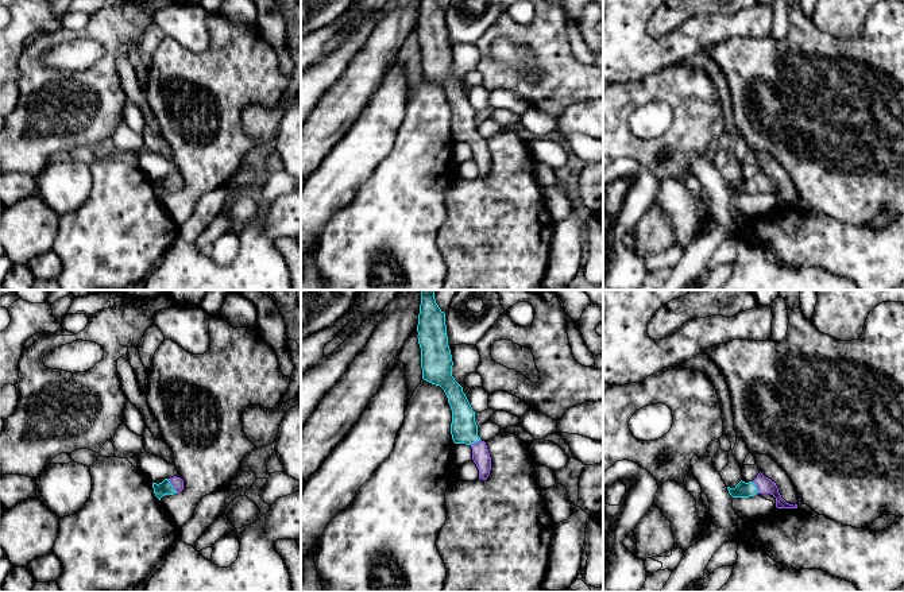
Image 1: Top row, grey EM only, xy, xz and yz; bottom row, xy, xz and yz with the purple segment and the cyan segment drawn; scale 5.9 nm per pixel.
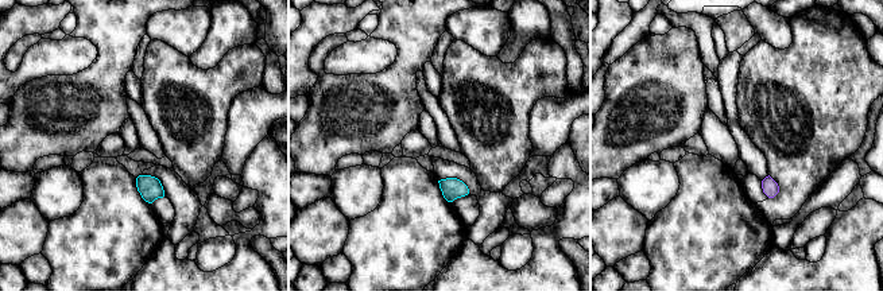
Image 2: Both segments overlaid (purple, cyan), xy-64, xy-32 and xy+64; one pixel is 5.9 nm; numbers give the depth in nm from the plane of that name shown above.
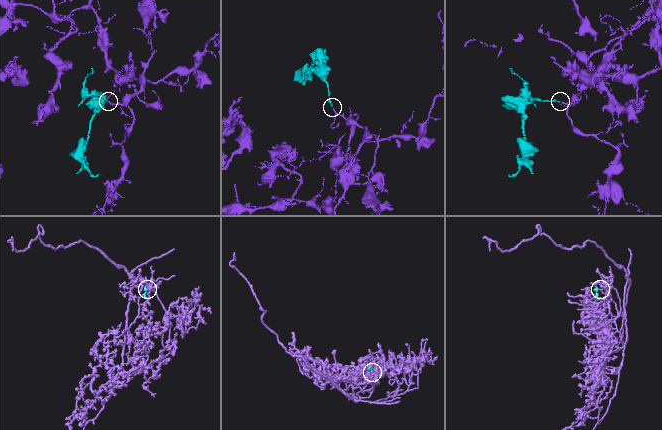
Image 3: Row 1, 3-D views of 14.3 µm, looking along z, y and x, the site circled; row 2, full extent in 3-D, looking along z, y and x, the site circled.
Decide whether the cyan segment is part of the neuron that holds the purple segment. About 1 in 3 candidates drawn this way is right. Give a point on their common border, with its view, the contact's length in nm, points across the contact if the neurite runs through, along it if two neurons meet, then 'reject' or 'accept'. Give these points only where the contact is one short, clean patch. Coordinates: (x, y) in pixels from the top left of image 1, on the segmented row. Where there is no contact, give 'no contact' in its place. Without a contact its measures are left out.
meets purple in xy at (172, 484); contact 110 nm long; runs through xy (177, 483), (172, 484), (165, 487); accept

